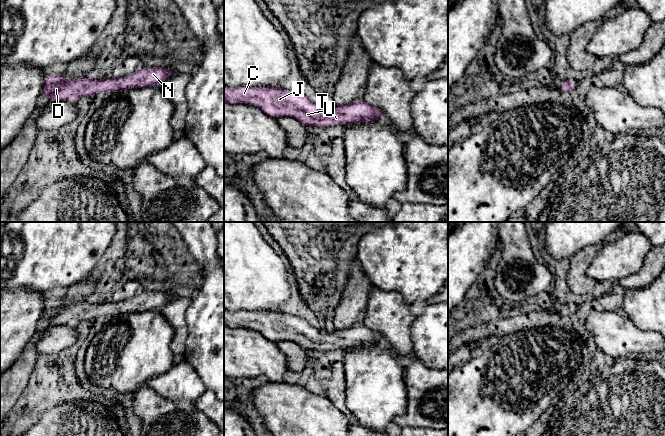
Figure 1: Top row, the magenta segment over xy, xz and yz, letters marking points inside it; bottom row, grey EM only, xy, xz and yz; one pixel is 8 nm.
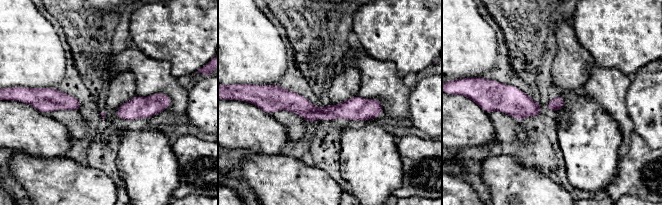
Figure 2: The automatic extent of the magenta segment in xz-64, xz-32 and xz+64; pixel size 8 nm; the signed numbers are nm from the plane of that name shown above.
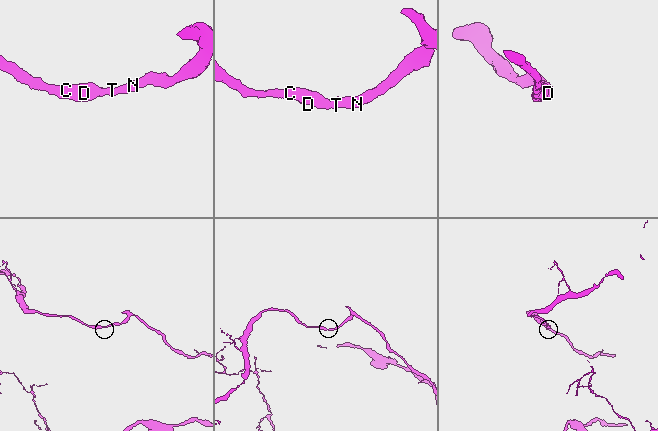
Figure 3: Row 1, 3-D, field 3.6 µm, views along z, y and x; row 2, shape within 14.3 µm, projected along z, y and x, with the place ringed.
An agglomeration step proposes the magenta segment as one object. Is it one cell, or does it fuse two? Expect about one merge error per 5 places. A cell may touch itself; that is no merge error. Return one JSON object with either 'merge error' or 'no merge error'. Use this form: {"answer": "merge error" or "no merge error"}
{"answer": "no merge error"}

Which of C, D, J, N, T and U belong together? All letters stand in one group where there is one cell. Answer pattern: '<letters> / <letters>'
C D J N T U

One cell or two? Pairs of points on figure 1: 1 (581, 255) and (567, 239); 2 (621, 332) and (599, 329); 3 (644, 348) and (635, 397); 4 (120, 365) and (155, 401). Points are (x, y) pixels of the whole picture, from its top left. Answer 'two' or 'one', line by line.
1: two
2: one
3: two
4: two

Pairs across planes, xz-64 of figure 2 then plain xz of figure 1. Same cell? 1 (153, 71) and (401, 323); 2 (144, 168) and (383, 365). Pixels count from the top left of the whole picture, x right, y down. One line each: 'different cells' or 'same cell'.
1: same cell
2: same cell

